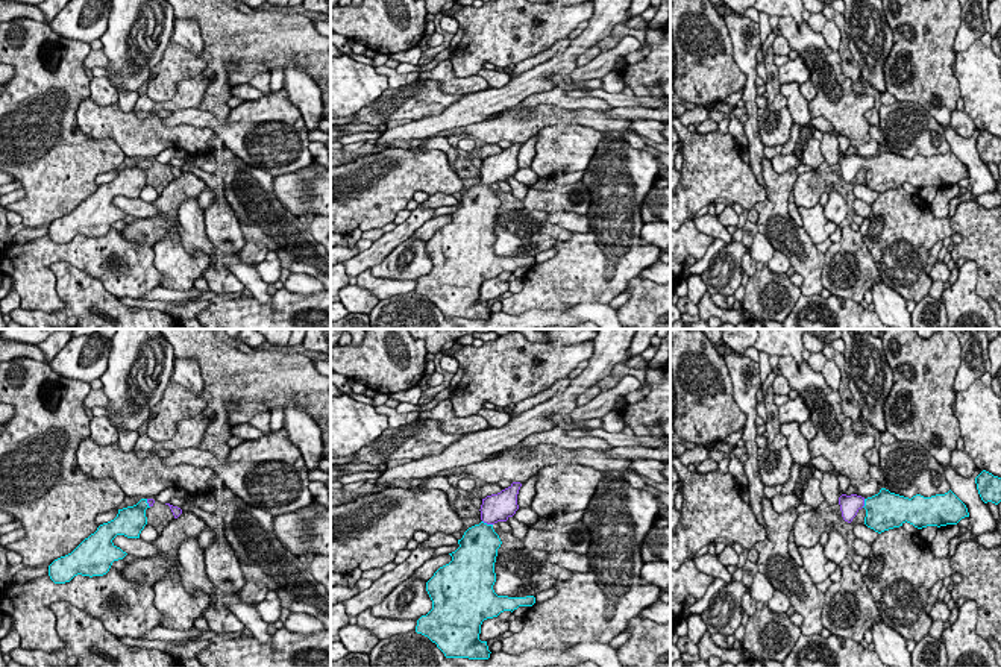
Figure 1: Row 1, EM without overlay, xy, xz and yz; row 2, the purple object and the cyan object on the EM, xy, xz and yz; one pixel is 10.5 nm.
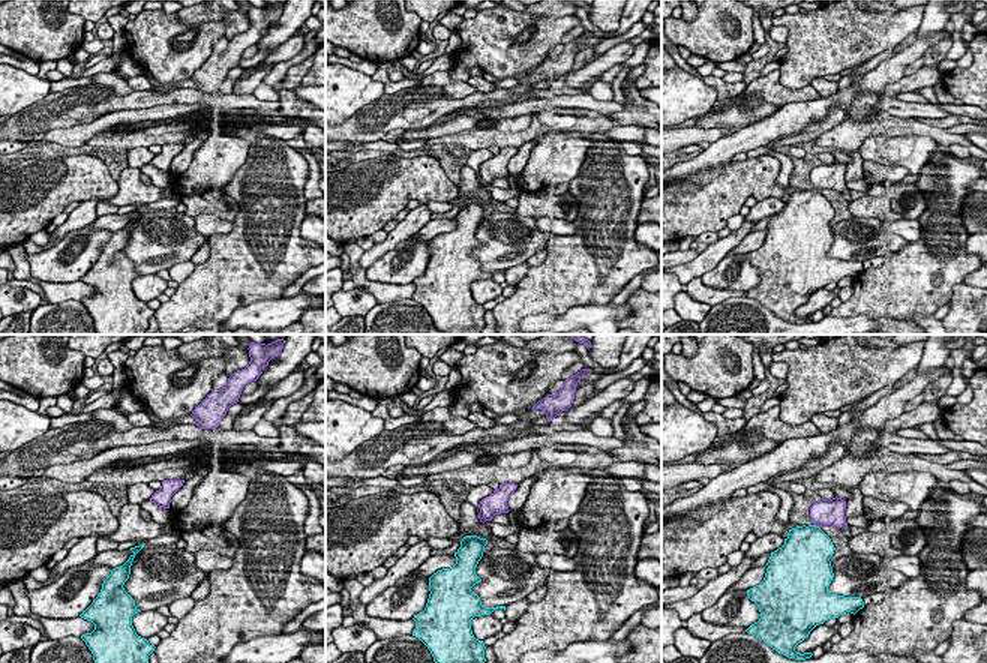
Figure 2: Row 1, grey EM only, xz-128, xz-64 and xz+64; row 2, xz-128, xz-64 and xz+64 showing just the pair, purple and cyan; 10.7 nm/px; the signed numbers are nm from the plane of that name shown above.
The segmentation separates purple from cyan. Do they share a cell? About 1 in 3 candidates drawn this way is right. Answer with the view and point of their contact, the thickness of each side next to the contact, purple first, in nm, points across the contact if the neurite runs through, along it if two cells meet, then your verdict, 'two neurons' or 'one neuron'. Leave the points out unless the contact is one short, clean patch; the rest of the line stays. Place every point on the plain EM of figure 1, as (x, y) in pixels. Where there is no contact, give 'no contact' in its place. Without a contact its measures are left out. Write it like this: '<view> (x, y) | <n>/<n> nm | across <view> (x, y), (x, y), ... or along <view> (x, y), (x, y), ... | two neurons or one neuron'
xz (487, 184) | 300/400 nm | across xz (499, 167), (487, 184), (480, 203) | one neuron

